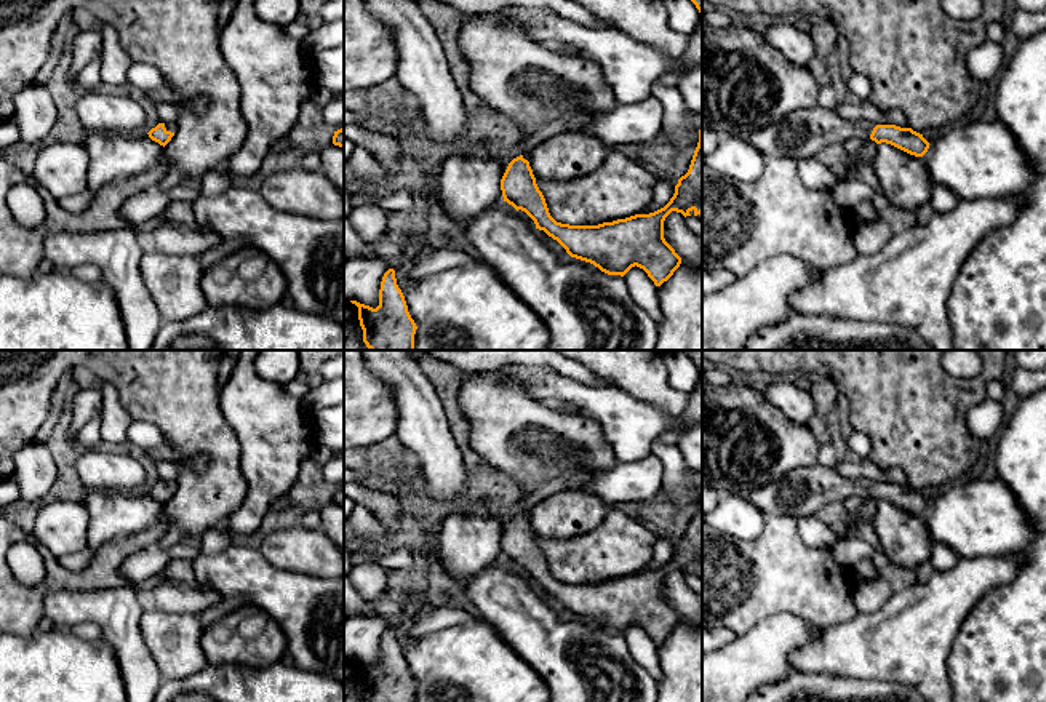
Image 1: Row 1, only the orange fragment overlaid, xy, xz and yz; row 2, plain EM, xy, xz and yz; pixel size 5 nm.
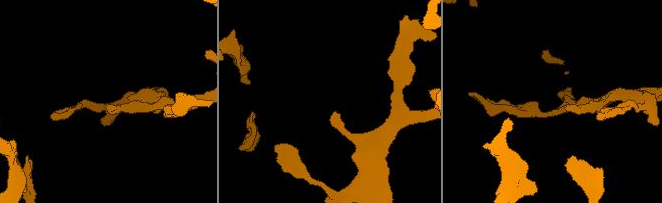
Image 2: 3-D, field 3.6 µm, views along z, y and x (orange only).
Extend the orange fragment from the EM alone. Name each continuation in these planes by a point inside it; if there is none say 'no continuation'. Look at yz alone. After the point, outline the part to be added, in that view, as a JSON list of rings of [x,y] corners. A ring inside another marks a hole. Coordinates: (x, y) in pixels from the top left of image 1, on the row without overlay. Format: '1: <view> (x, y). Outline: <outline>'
1: yz (802, 493). Outline: [[[814,464],[788,472],[784,478],[750,491],[749,501],[765,515],[787,515],[795,521],[816,515],[825,504],[851,496],[870,497],[876,483],[844,478],[835,467]]]

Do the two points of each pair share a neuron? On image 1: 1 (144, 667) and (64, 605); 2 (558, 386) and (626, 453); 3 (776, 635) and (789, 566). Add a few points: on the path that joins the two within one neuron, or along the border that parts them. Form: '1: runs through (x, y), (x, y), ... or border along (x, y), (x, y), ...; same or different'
1: runs through (128, 645), (93, 606), (87, 606); same
2: runs through (579, 397), (590, 402), (621, 432); same
3: border along (816, 626), (789, 613), (774, 613), (747, 630); different

